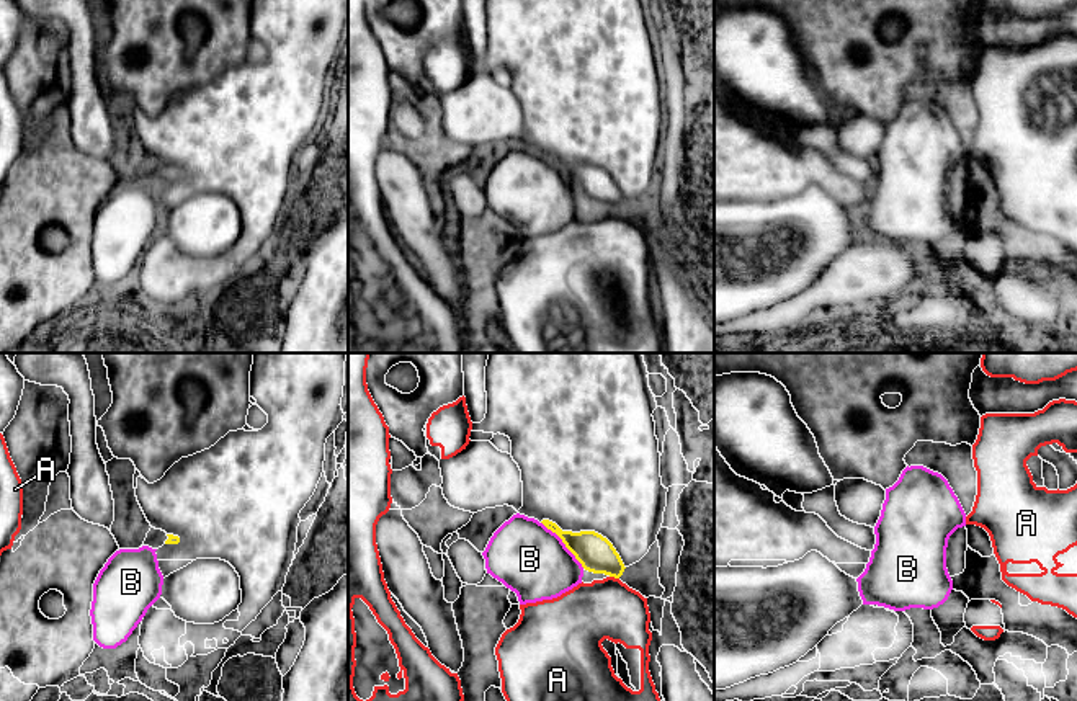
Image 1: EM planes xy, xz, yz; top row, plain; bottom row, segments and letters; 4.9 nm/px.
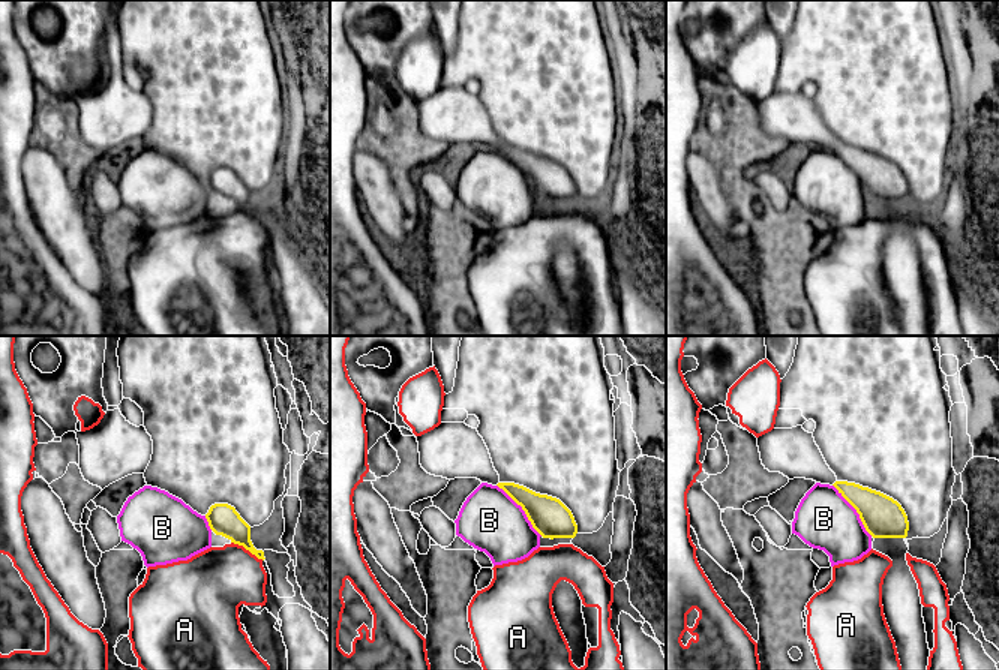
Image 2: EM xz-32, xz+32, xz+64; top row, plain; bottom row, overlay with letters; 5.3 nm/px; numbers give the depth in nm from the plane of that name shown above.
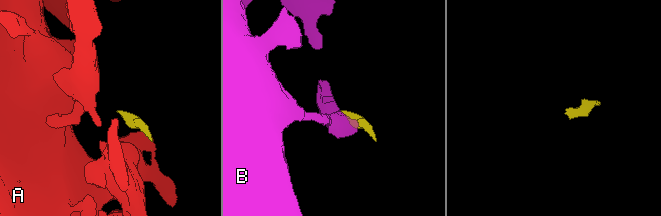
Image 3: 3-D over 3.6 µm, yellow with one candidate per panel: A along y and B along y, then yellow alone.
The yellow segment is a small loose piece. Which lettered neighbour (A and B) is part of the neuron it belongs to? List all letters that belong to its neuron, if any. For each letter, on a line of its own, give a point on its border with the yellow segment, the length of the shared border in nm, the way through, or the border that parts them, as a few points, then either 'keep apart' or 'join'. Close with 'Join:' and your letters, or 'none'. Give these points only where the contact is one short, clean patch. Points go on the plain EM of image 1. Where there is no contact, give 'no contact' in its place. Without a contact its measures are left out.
A: contact xz (615, 211); length 50 nm; border xz (610, 209), (618, 213); keep apart
B: contact xz (564, 177); length 320 nm; border xz (541, 156), (584, 201); keep apart
Join: none

